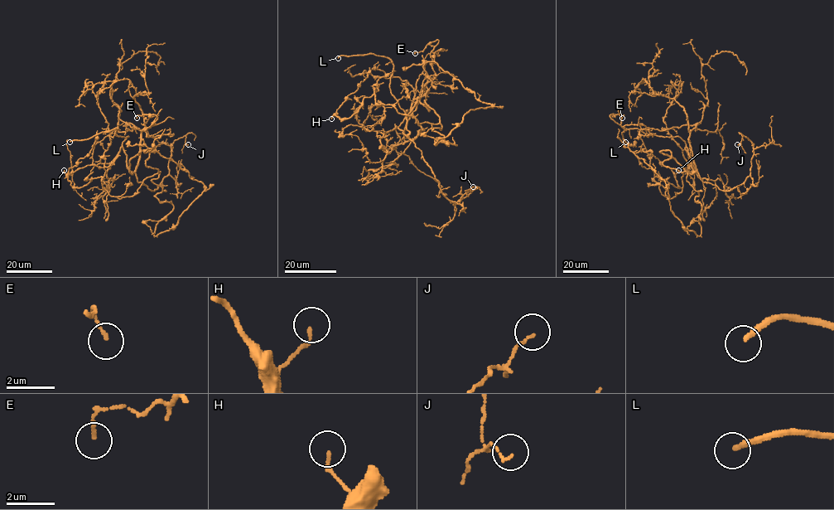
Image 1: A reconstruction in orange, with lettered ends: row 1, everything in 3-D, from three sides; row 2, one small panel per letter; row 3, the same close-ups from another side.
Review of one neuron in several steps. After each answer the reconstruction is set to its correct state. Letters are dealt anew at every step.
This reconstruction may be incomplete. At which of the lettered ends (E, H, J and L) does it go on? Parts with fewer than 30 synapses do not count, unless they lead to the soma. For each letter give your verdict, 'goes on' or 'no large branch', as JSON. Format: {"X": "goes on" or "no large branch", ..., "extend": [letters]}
{"E": "no large branch", "H": "no large branch", "J": "no large branch", "L": "goes on", "extend": ["L"]}

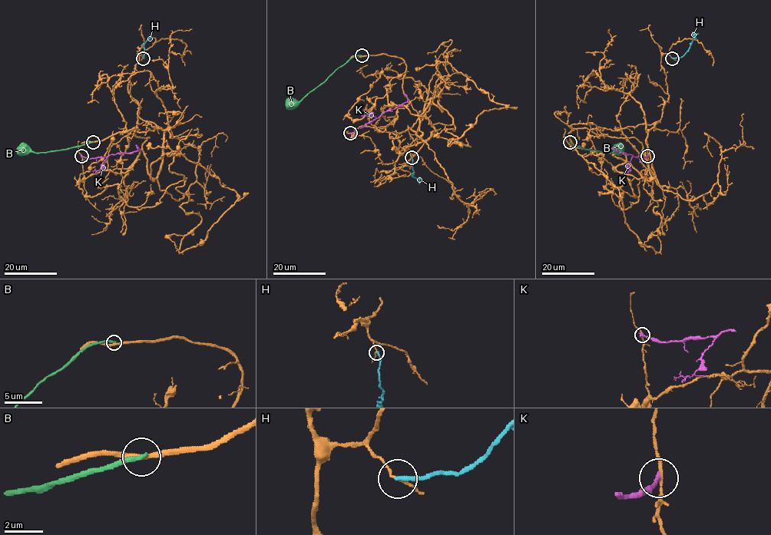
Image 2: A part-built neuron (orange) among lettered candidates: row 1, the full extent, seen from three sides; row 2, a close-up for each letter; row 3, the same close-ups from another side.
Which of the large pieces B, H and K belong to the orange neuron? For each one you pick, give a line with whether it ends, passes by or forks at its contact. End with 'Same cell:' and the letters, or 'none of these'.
Same cell: none of these

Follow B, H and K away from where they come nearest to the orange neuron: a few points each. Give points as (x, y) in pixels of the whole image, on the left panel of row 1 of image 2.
B: (93, 142), (39, 153), (16, 149)
H: (142, 58), (144, 43), (150, 34)
K: (81, 156), (96, 158), (117, 153), (131, 153), (138, 150), (136, 144)

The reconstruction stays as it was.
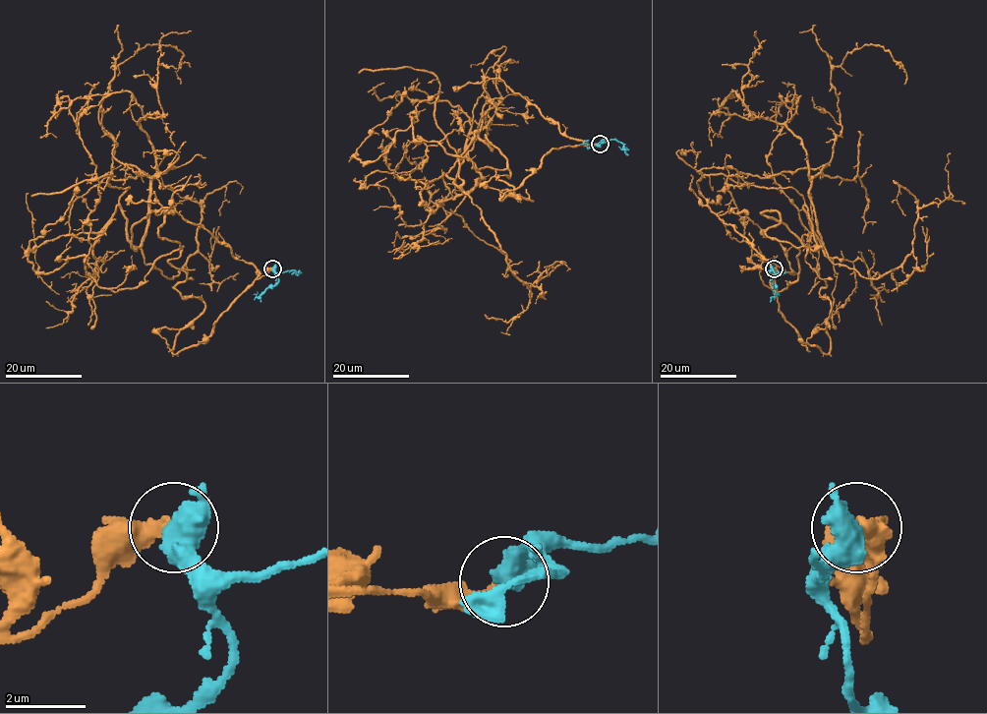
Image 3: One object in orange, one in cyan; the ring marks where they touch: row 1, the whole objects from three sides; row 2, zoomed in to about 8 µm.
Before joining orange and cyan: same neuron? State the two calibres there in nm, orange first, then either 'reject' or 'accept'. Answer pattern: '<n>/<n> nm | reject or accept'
400/550 nm | reject

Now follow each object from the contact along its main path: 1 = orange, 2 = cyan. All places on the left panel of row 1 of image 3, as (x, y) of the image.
1: (273, 268), (172, 352), (204, 303), (162, 211), (131, 247), (150, 178), (98, 108), (148, 44), (181, 84)
2: (273, 268), (278, 282), (257, 297), (261, 302)

